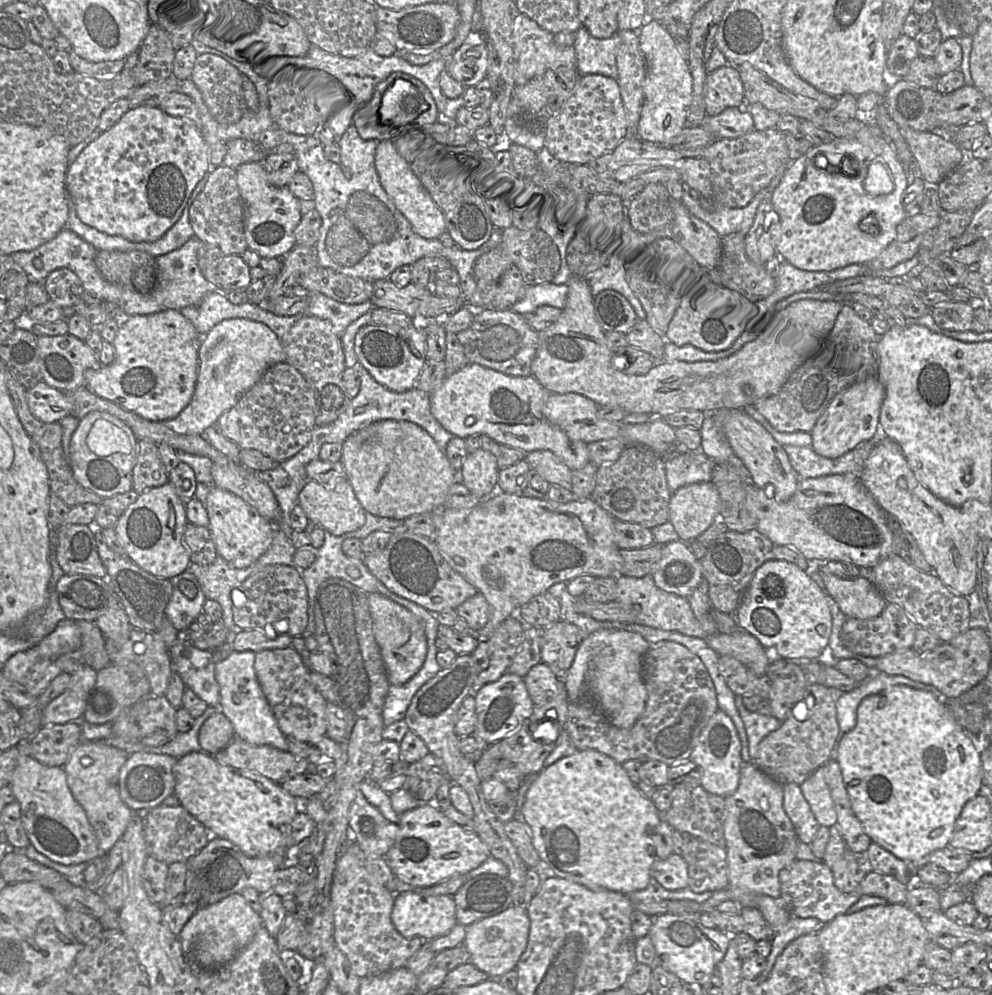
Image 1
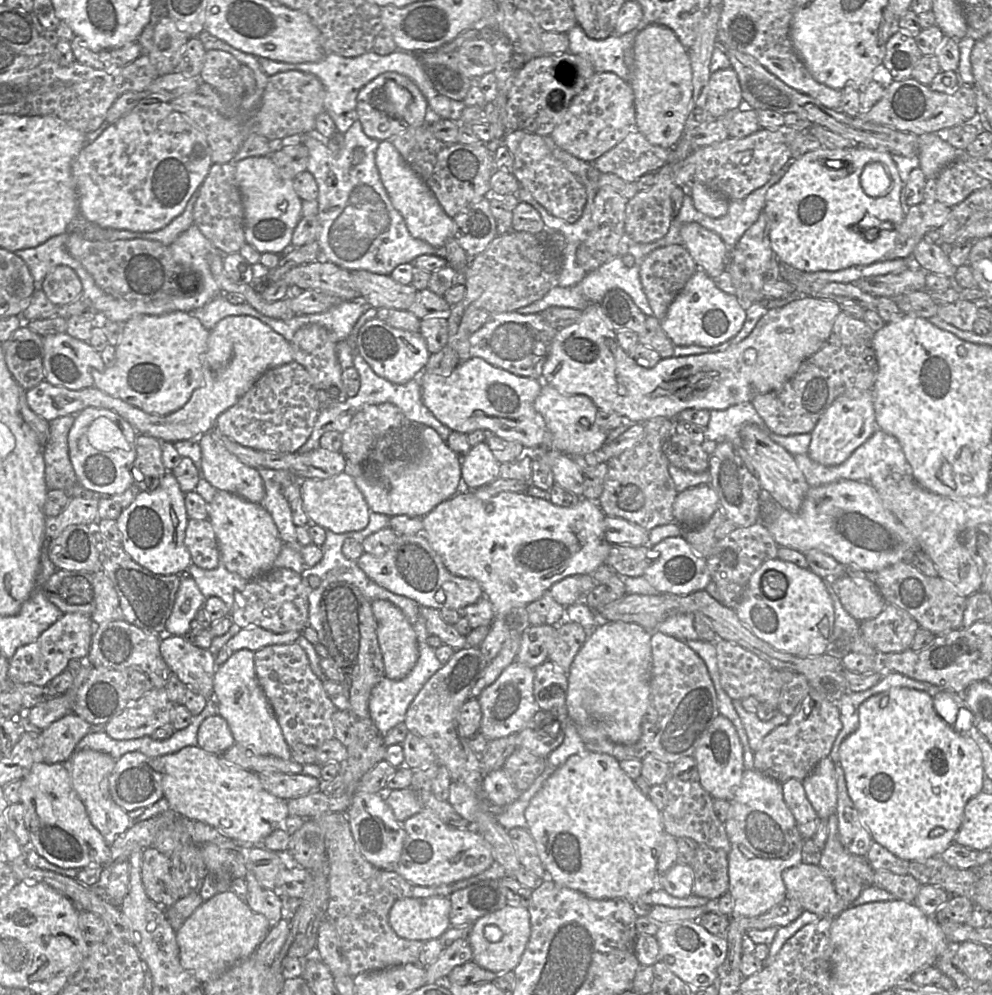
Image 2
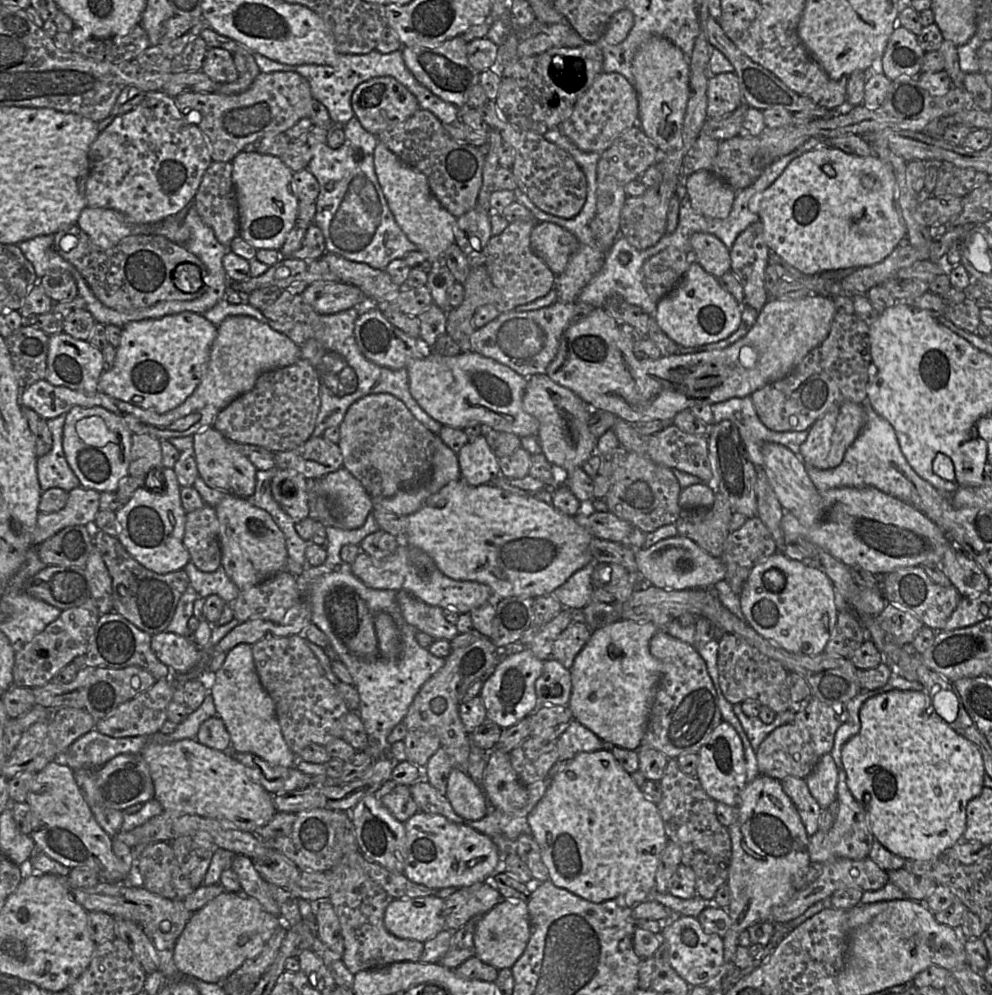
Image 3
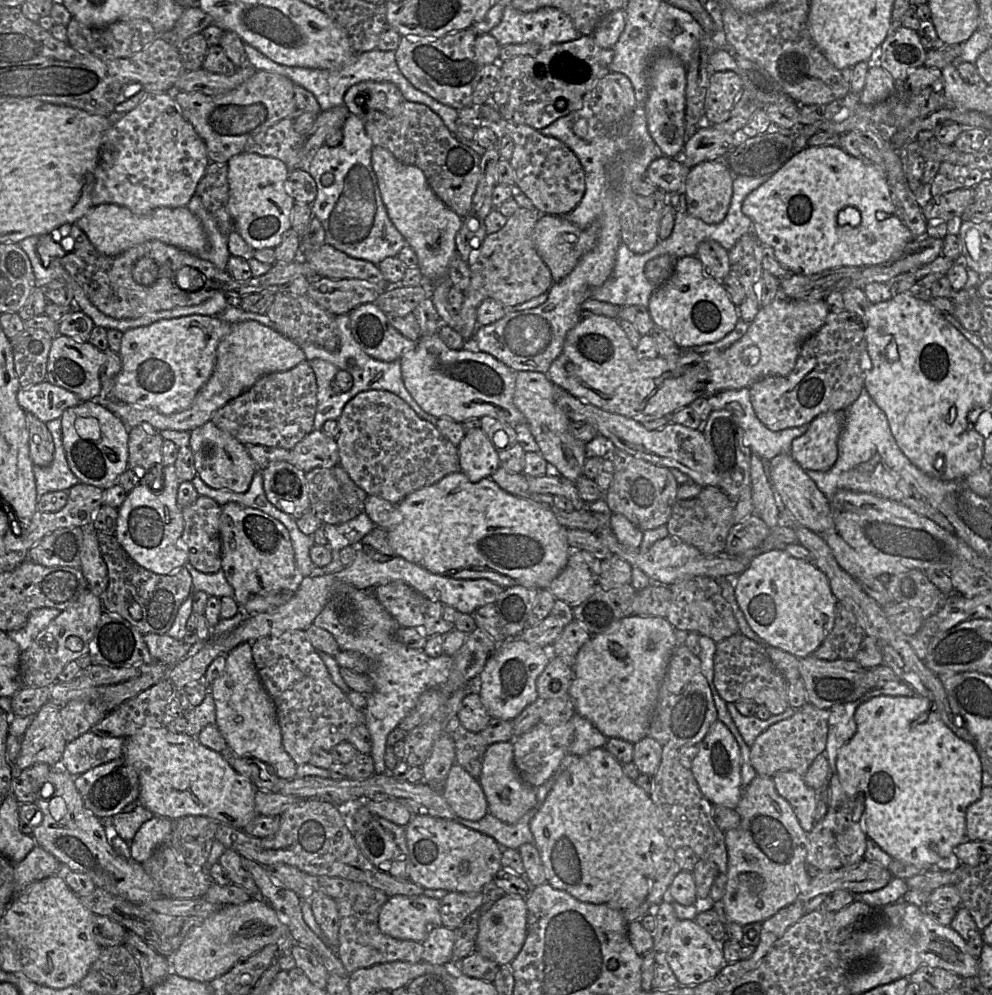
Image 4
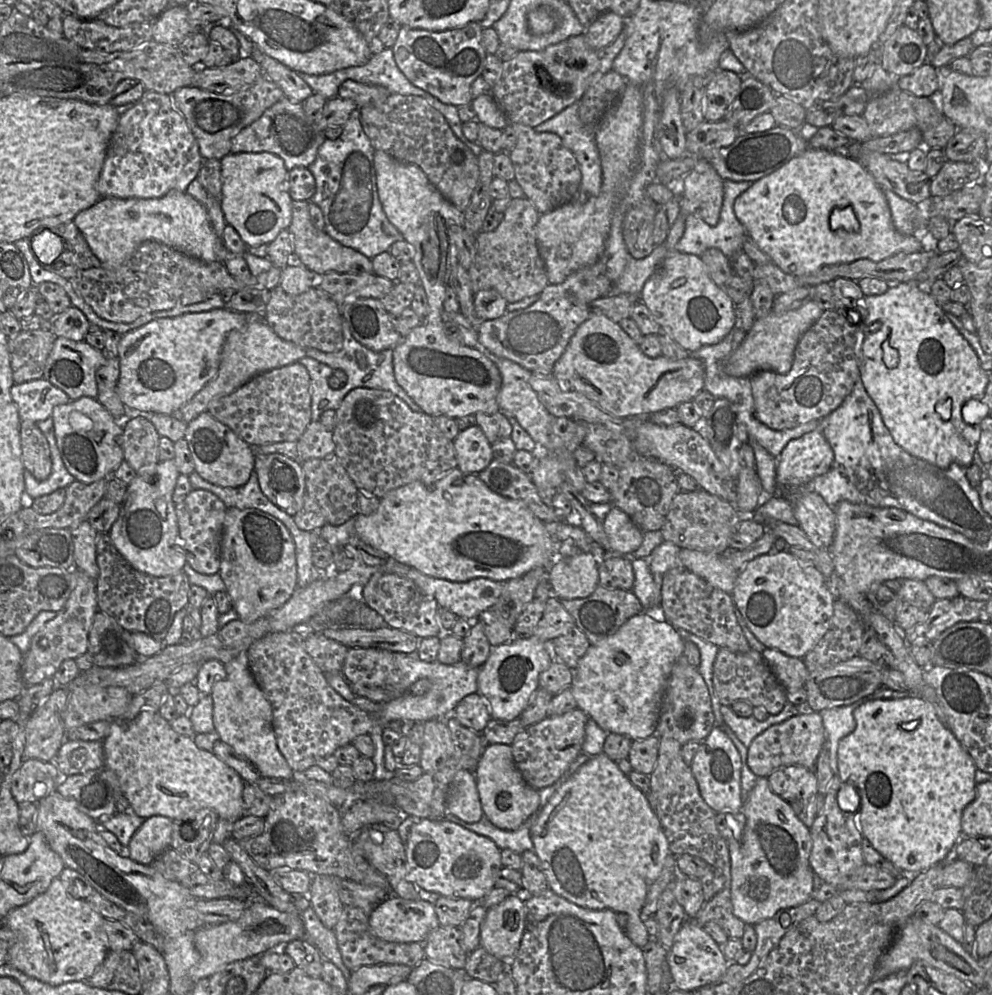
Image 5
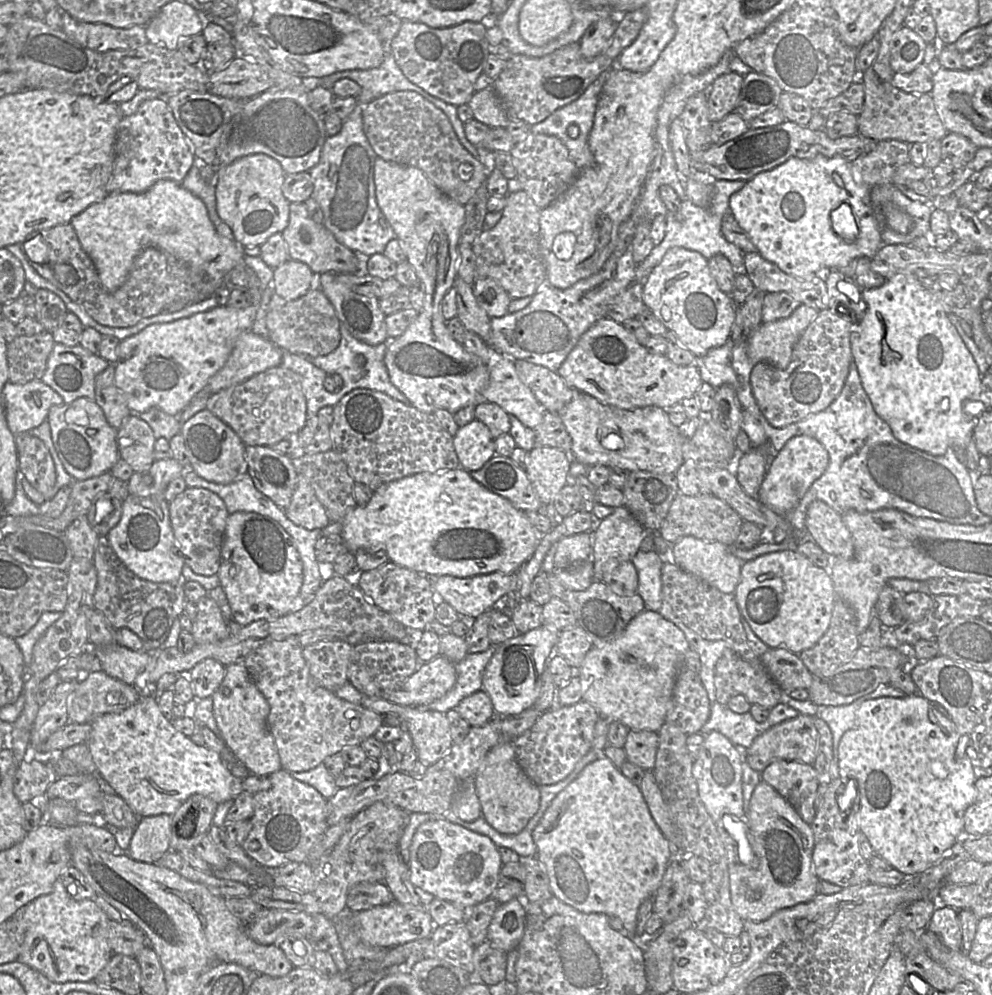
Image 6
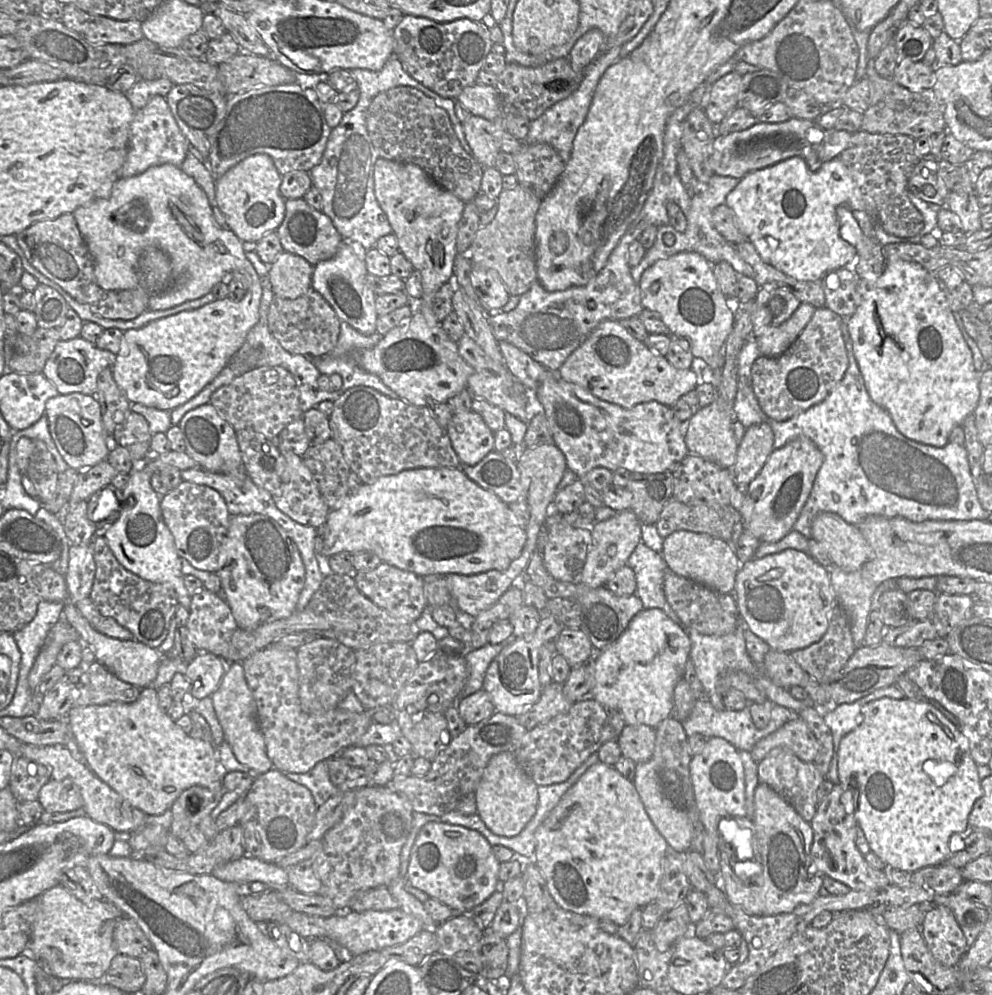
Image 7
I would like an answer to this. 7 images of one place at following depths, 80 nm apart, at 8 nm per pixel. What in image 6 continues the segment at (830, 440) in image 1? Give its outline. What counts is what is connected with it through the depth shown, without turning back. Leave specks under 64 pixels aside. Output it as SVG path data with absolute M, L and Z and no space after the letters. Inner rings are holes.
M798 435L789 439L771 461L762 482L758 499L778 515L786 516L829 465L829 453L815 438Z

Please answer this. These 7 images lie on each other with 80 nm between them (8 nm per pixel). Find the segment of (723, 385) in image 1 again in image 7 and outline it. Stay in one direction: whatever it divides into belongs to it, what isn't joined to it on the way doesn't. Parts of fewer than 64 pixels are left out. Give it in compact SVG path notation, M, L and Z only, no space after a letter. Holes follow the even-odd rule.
M801 303L787 321L755 337L761 356L777 357L783 354L804 330L815 310L809 303ZM602 321L572 352L556 372L561 379L577 384L597 398L629 409L639 403L657 401L672 407L681 396L695 389L699 377L691 369L677 369L631 336L619 321Z

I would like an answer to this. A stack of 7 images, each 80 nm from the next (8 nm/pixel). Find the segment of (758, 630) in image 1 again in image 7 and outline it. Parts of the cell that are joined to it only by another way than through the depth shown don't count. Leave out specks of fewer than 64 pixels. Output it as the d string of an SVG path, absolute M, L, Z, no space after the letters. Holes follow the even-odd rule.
M794 549L742 564L736 576L734 596L740 618L744 619L752 633L763 639L771 649L788 653L806 648L823 637L829 626L829 615L837 602L829 570L810 554Z

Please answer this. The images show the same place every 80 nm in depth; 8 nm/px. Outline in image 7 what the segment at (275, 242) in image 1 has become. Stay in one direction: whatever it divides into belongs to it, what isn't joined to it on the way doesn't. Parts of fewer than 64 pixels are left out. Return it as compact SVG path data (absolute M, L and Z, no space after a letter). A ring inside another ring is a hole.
M267 154L251 155L215 180L217 206L229 229L242 242L258 242L266 233L276 231L285 216L285 199L279 191L282 176Z

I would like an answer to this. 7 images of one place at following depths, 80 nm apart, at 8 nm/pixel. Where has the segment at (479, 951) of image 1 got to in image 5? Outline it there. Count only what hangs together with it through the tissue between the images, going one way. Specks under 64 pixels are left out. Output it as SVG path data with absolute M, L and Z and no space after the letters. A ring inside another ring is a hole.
M510 894L506 899L504 899L502 902L498 903L497 905L494 905L490 908L488 908L487 914L485 916L485 919L481 926L481 934L480 934L480 946L484 947L489 953L495 955L499 959L501 959L504 963L505 962L511 962L511 970L512 970L512 959L515 956L517 950L519 949L520 942L525 930L526 926L526 905L525 905L525 896L523 894Z

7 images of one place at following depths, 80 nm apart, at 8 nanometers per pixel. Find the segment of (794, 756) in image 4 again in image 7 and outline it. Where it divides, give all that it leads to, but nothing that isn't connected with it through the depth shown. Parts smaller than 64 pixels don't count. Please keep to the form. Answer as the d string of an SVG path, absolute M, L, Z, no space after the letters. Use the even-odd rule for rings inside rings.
M798 717L775 732L760 739L750 751L755 763L761 762L774 748L789 749L803 762L813 763L819 752L819 742L806 722Z

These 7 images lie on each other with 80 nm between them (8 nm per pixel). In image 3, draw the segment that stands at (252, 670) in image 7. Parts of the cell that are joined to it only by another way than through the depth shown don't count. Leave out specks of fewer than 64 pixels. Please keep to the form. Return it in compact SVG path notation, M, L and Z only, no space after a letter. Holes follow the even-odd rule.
M303 635L265 637L251 645L260 683L272 698L283 738L298 754L310 744L326 746L341 738L341 718L349 712L336 687L326 678Z

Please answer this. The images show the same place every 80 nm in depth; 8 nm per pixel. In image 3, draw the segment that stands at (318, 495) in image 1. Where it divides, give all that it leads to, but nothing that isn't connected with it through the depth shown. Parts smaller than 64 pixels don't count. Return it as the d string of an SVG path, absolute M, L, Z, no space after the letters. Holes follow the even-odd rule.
M344 467L327 474L321 479L308 480L309 488L311 484L318 484L325 493L335 498L331 518L323 518L322 521L315 519L325 527L331 526L343 530L358 529L363 526L368 515L373 511L371 497L361 483Z

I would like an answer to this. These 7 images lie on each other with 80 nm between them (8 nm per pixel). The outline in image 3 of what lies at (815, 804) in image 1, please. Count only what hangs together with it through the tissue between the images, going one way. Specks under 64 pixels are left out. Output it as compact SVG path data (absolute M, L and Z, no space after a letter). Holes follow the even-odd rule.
M830 754L820 758L805 782L821 810L837 800L838 768Z

